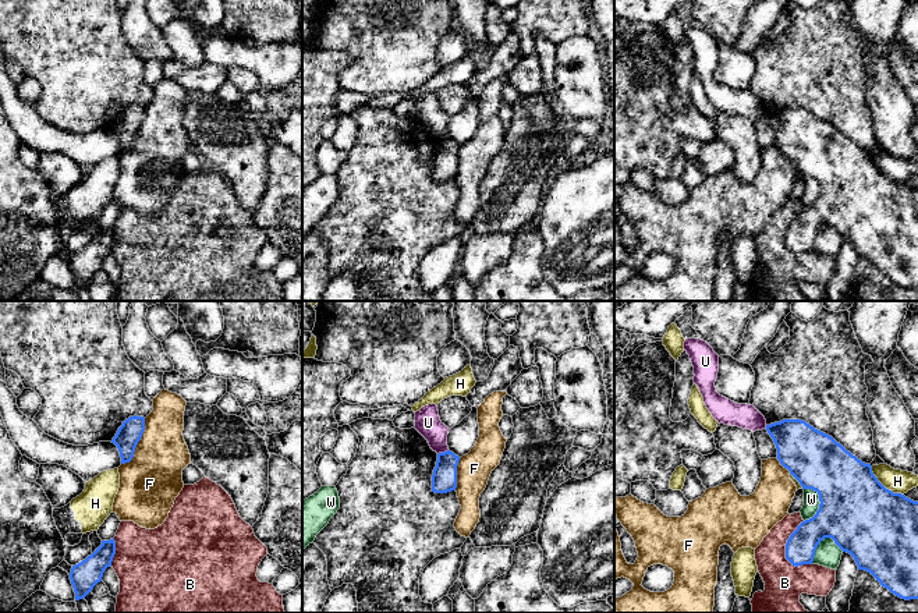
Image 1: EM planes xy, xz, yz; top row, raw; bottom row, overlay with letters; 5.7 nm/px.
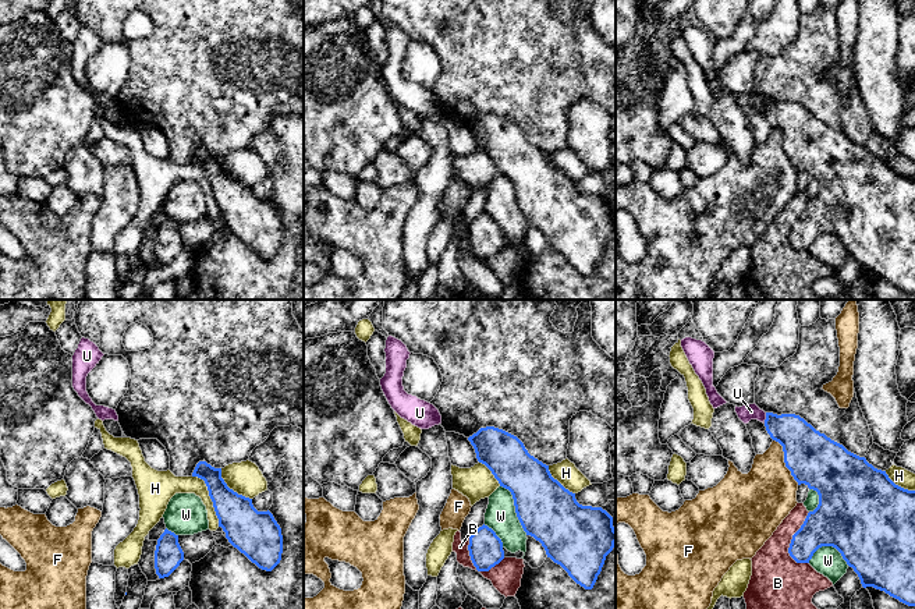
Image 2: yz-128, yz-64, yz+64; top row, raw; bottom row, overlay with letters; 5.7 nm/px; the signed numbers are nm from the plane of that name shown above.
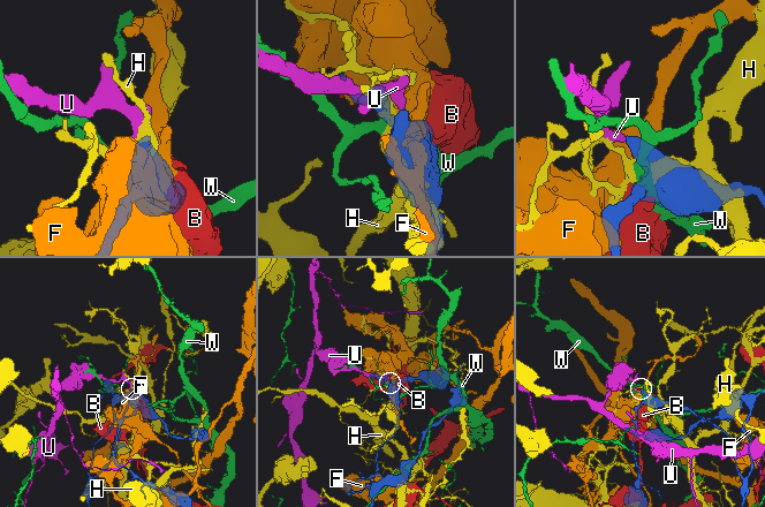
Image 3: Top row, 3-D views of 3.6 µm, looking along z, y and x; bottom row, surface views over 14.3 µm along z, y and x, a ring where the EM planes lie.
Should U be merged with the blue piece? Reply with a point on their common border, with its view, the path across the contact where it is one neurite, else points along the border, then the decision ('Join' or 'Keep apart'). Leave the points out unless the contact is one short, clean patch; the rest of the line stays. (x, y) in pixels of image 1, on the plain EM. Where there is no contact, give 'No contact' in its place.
Touches blue at xz (442, 141). Boundary: xz (447, 137), (438, 142). Keep apart

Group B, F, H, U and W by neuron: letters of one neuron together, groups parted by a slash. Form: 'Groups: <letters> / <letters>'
Groups: B / F / H / U / W

